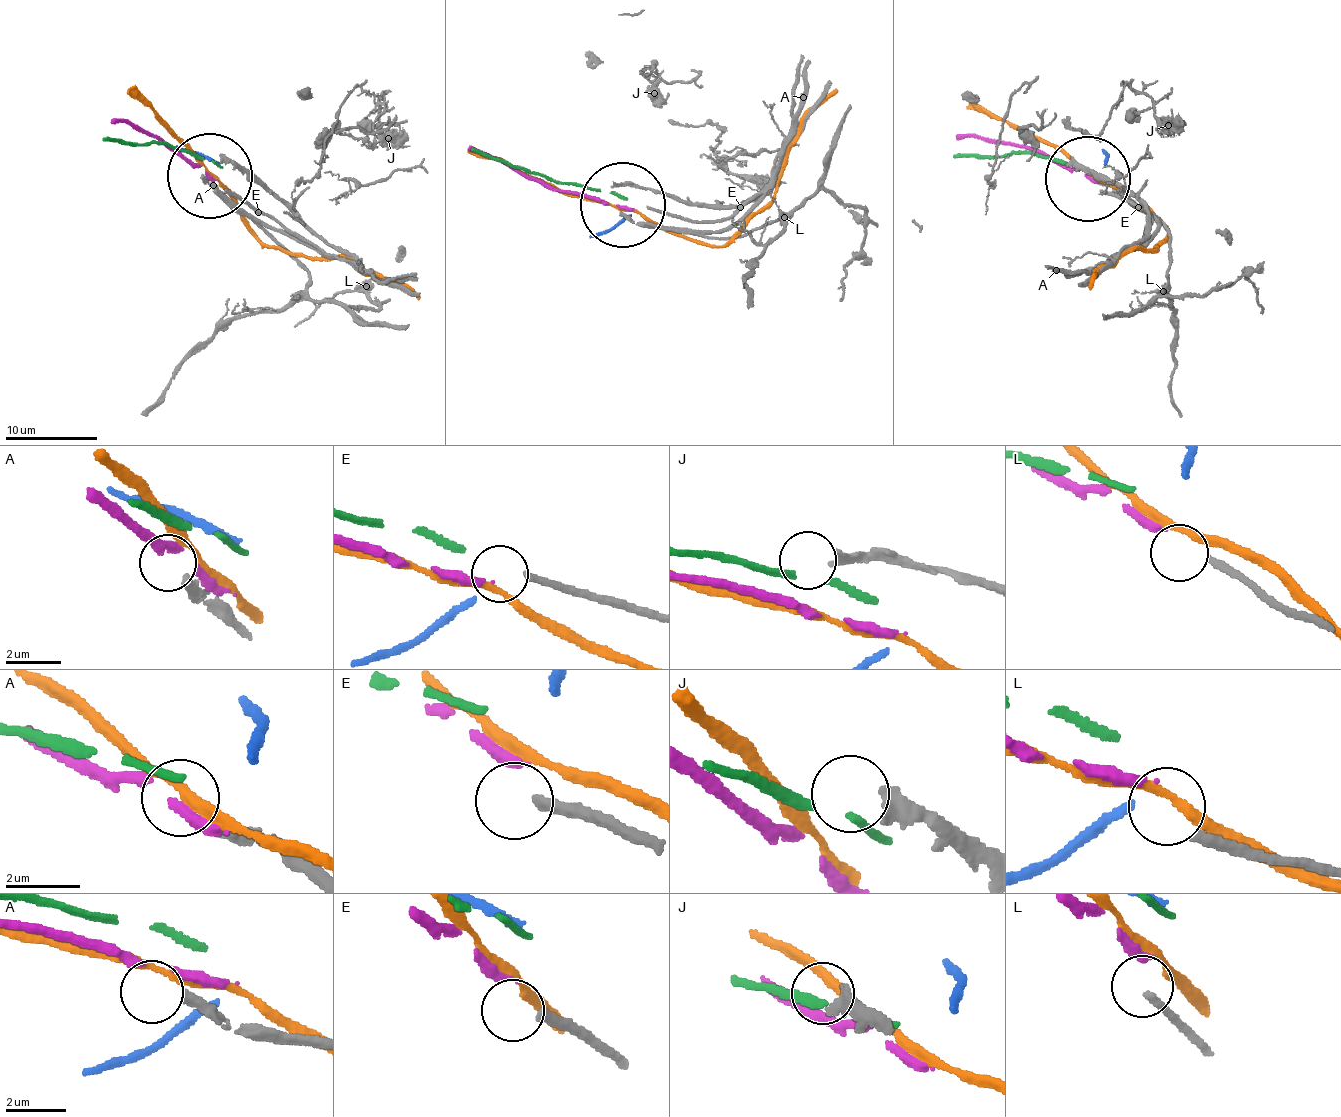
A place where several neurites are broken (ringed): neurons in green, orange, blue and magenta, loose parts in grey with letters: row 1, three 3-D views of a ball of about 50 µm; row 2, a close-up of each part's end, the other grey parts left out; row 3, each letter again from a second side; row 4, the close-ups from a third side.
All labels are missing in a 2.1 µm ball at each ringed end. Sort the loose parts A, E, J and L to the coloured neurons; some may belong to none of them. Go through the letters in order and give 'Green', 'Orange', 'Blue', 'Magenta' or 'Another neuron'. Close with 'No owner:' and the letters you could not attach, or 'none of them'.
A: Another neuron
E: Another neuron
J: Another neuron
L: Another neuron
No owner: A, E, J, L

